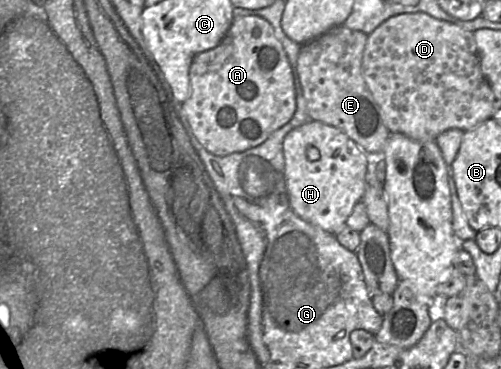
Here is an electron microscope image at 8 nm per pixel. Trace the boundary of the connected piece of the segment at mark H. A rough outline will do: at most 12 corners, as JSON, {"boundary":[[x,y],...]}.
{"boundary":[[308,121],[283,141],[289,203],[337,234],[367,153]]}

